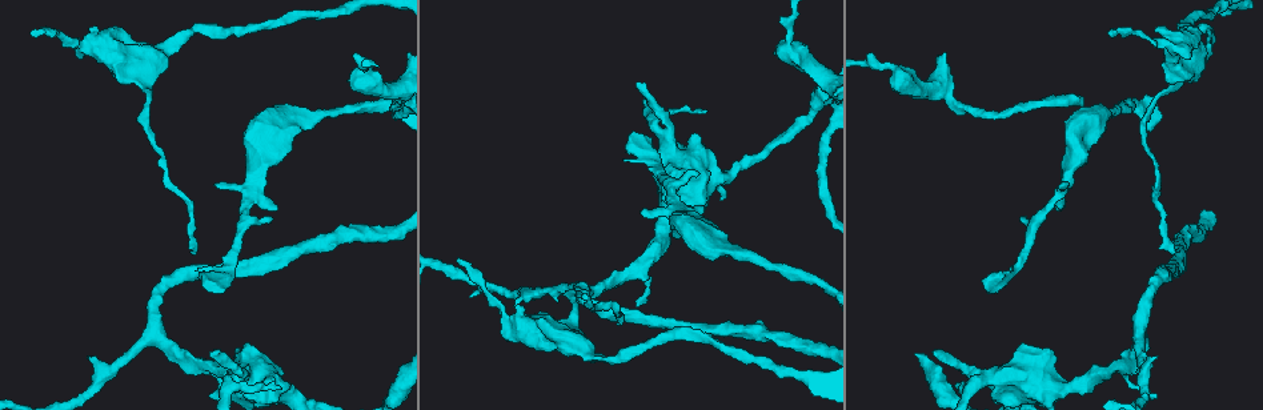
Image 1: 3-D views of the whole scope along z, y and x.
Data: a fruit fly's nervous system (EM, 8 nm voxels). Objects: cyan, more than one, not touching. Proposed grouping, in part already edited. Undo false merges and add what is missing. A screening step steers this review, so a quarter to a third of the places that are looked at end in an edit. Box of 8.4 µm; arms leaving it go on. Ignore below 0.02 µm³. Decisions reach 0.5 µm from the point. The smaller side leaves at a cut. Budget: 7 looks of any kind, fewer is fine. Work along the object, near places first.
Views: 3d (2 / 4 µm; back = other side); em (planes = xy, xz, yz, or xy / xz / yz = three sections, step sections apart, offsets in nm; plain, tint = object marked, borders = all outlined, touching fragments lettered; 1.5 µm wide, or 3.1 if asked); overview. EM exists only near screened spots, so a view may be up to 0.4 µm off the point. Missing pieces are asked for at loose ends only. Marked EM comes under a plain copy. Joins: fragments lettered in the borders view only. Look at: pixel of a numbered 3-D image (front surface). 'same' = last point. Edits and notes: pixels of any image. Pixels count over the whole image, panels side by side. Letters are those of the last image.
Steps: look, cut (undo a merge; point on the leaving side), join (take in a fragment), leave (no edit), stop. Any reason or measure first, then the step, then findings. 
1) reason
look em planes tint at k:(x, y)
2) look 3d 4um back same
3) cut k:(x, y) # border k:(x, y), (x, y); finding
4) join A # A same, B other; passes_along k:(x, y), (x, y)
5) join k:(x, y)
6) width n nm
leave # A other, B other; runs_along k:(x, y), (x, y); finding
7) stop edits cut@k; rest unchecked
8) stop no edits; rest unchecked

thick turns thin
look em planes tint at 1:(885, 63)

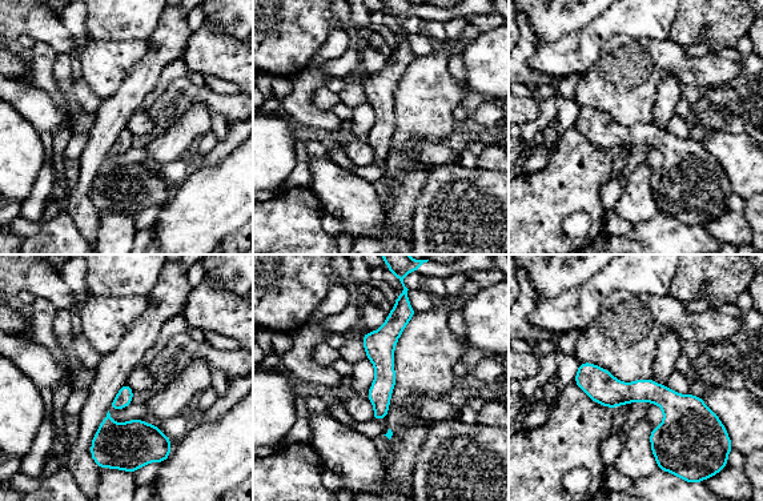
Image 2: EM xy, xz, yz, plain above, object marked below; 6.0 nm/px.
look em planes borders same

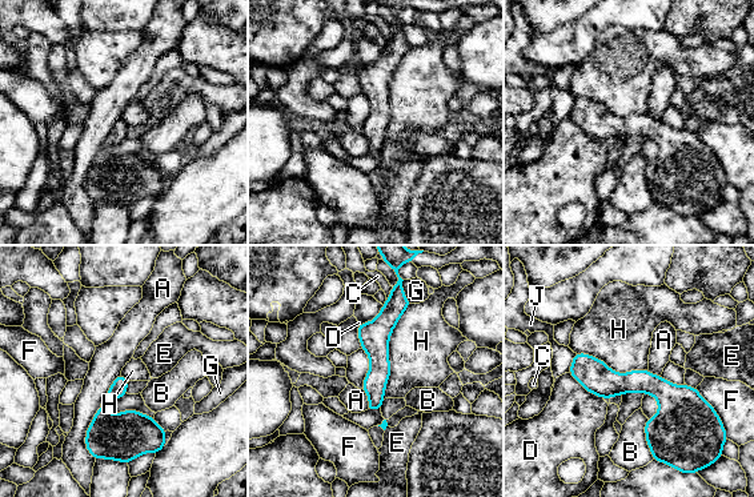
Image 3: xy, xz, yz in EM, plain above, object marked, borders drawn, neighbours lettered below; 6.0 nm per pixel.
longest_contact H 600 nm
leave # A other, B other, C other, D other, E other, F other, G other, H other, J other; runs_along 3:(578, 356), (665, 399), (660, 448); all the same cell

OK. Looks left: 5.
free end
look em yz step 8 borders at 1:(933, 351)

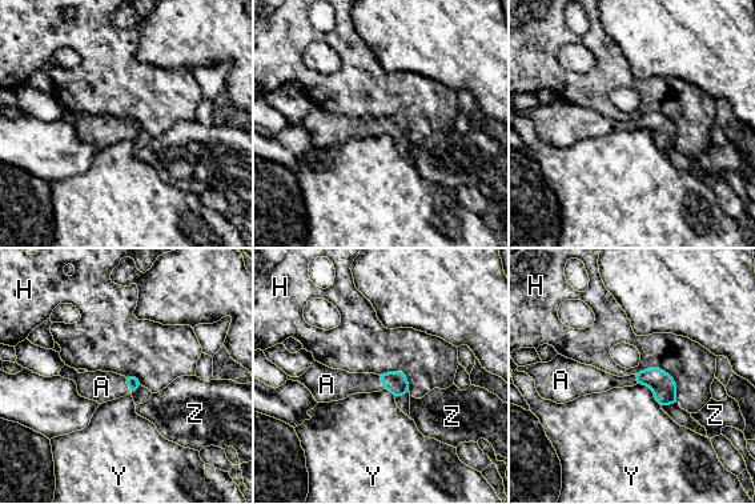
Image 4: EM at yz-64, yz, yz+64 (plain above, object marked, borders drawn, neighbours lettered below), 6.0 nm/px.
look em planes borders same

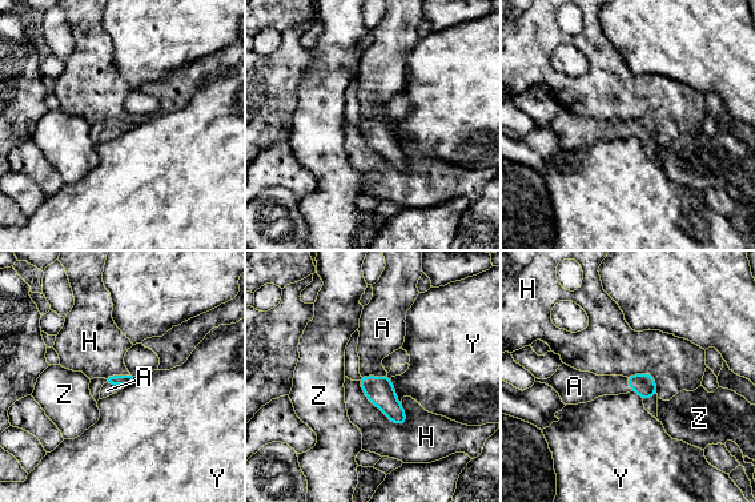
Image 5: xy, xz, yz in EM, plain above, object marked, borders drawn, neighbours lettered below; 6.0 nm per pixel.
join A # A same, H other, Y other, Z other; passes_along 5:(380, 392), (372, 376), (380, 336); it goes on there

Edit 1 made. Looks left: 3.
free end
look 3d 4um at 1:(203, 277)

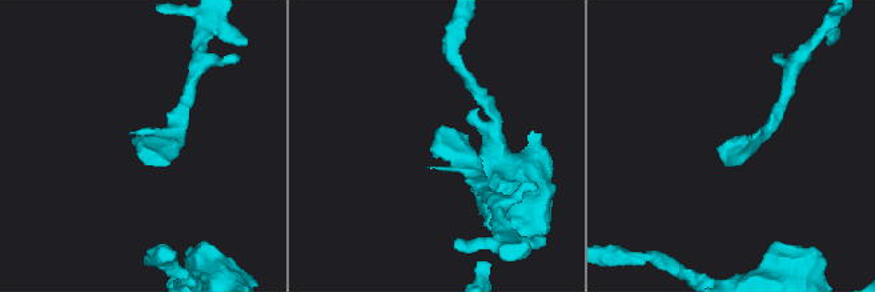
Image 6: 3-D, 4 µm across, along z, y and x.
shape alone is not enough
look em yz step 4 borders at 6:(138, 140)

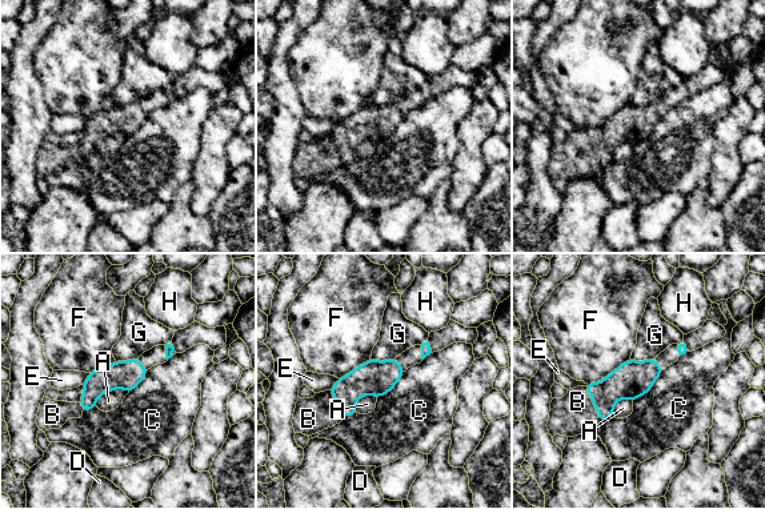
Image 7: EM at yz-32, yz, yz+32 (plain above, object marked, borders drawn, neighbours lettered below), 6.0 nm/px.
join B # A other, B same, C other, D other, E other, F other, G other, H other; passes_along 7:(628, 381), (593, 403), (575, 413); the cell continues

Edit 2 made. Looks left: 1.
stop edits join@5, join@7; rest unchecked

